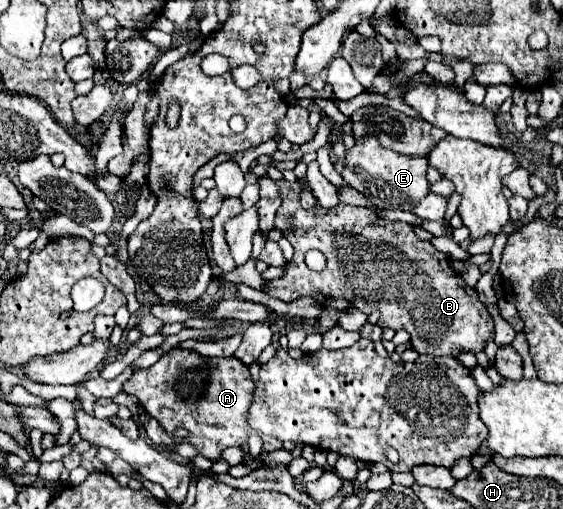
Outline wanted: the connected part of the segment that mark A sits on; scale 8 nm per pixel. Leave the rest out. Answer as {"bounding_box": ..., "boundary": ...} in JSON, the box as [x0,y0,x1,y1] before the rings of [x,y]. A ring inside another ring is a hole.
{"bounding_box":[123,349,255,459],"boundary":[[[173,349],[149,369],[135,371],[125,381],[123,391],[135,395],[141,401],[143,409],[151,417],[155,417],[169,435],[173,435],[175,429],[185,429],[189,433],[189,437],[185,439],[187,443],[195,445],[203,457],[219,459],[223,449],[233,445],[241,447],[243,443],[247,443],[247,437],[251,433],[247,415],[255,385],[247,365],[243,365],[237,357],[213,357],[209,359],[209,383],[205,389],[205,397],[181,399],[175,391],[177,379],[187,373],[187,367],[195,367],[201,363],[203,357],[199,353],[189,349]]]}

